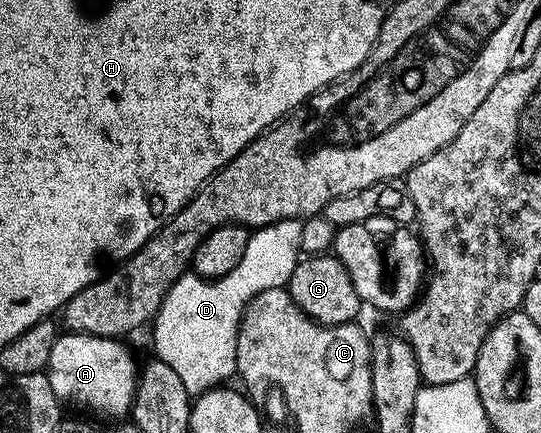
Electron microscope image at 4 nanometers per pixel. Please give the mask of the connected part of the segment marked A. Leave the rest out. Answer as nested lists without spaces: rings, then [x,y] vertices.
[[[58,334],[55,345],[51,345],[47,368],[49,384],[57,400],[97,415],[128,416],[137,388],[139,363],[121,343],[124,342],[120,338],[104,339],[101,335]]]

